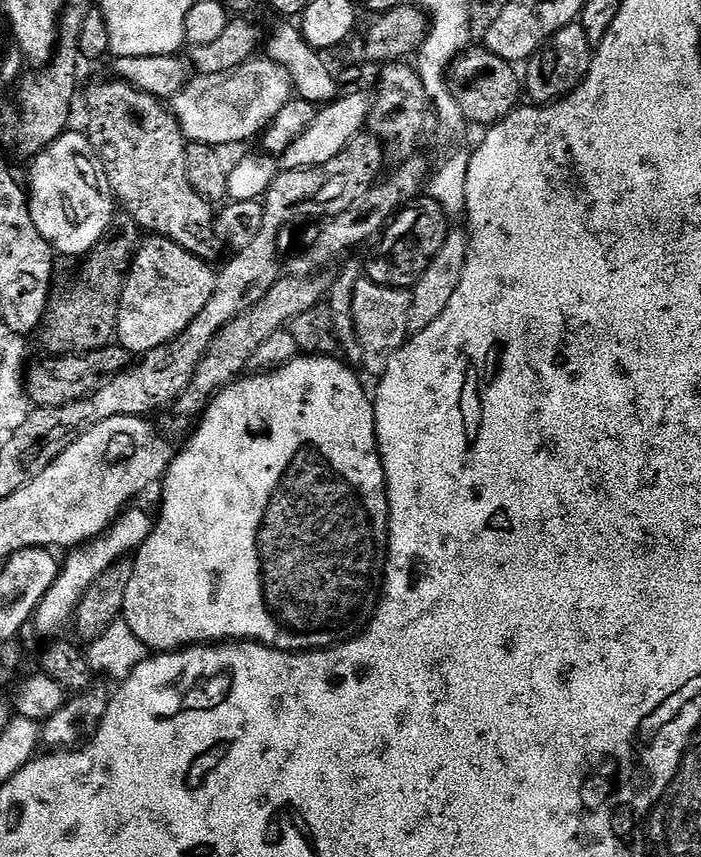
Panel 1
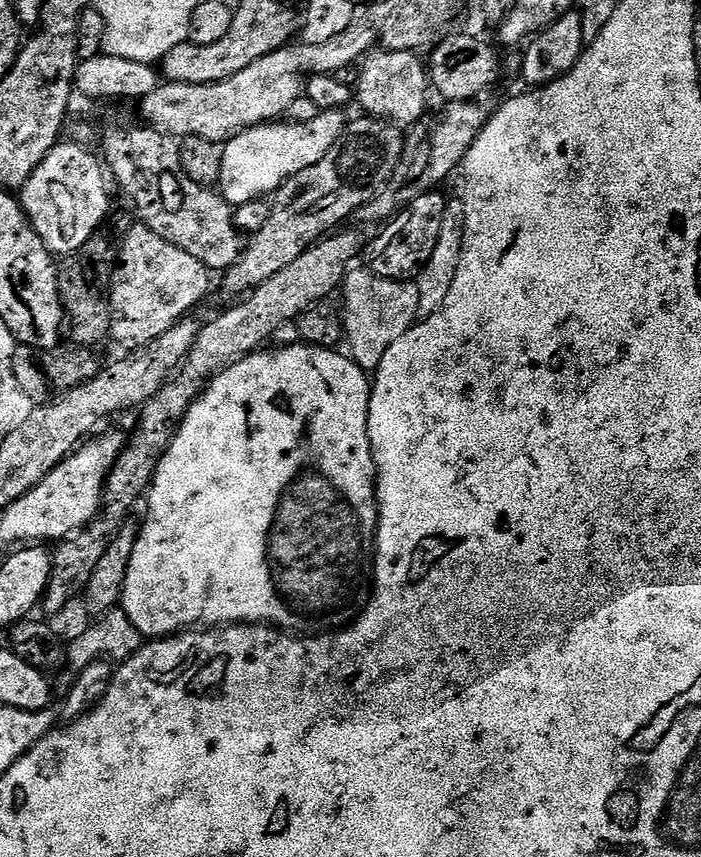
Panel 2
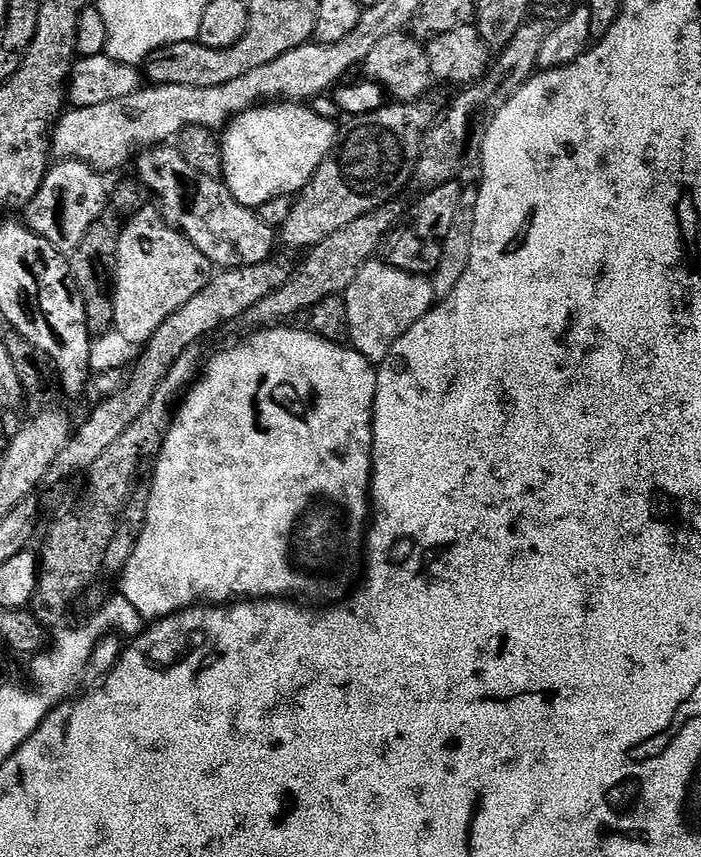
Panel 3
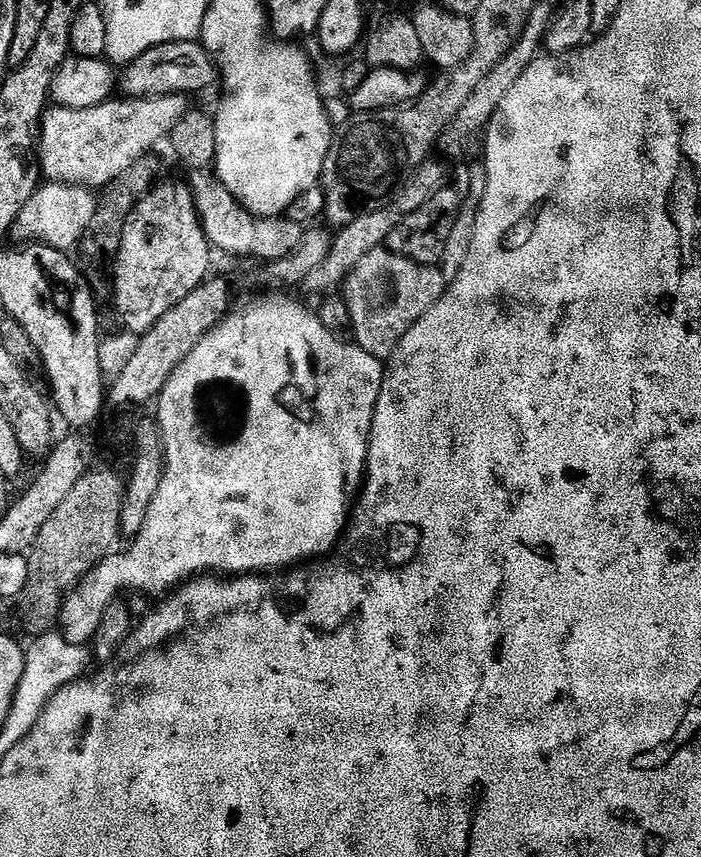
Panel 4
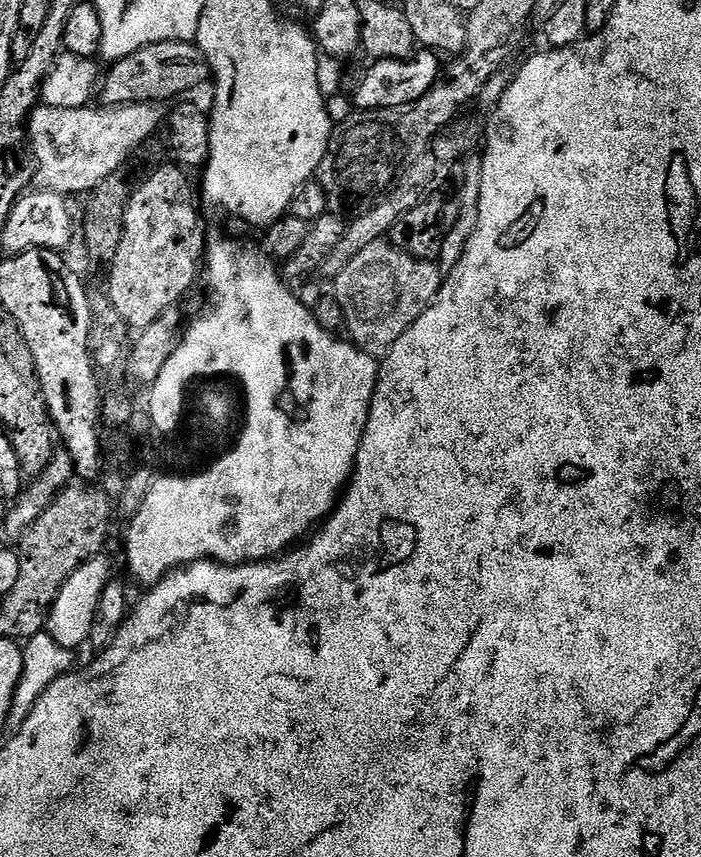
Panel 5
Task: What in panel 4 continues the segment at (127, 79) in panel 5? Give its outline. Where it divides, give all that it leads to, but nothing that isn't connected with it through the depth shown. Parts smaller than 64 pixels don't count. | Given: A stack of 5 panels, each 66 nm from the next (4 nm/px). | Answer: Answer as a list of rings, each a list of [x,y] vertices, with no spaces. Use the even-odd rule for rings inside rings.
[[[175,40],[169,44],[155,44],[150,50],[146,50],[138,58],[128,61],[122,72],[122,92],[128,98],[138,96],[179,96],[188,92],[204,92],[216,80],[218,65],[212,59],[211,54],[203,44],[196,40]]]

